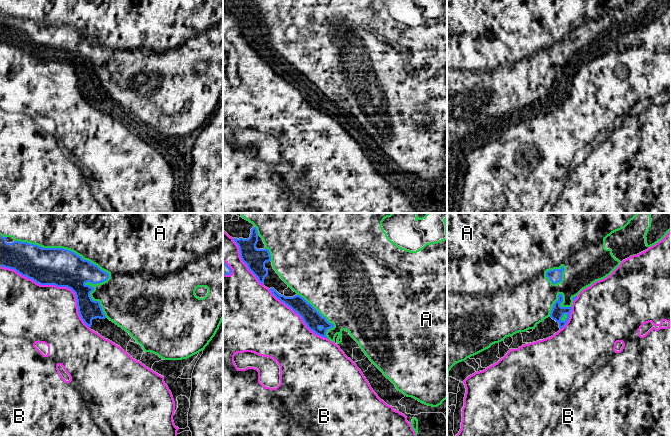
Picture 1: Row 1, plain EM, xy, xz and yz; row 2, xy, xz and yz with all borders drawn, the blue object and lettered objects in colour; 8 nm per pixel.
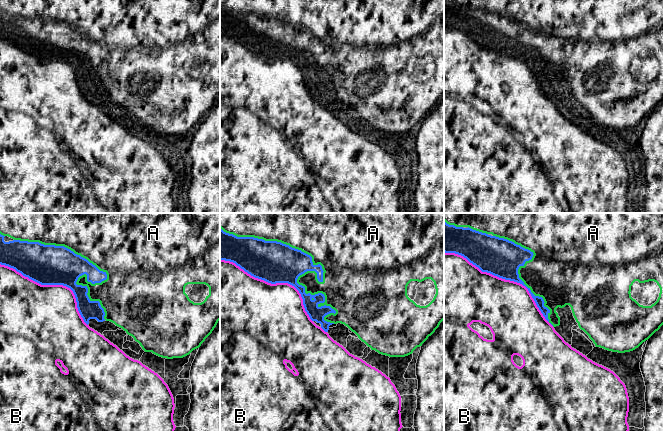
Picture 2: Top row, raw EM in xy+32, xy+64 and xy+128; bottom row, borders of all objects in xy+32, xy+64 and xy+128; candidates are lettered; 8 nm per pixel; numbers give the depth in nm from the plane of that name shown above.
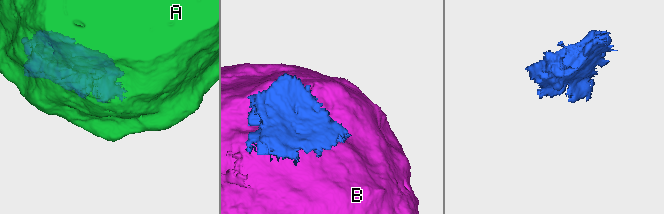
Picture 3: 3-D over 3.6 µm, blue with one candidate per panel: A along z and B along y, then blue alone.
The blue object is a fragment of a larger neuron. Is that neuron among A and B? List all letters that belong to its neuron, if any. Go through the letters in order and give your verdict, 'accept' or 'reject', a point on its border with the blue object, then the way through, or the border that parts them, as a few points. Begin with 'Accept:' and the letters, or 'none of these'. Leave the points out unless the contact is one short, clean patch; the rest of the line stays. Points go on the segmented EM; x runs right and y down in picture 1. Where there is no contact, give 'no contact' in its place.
Accept: A
A: accept | xy (92, 263)
B: reject | xy (54, 284)

